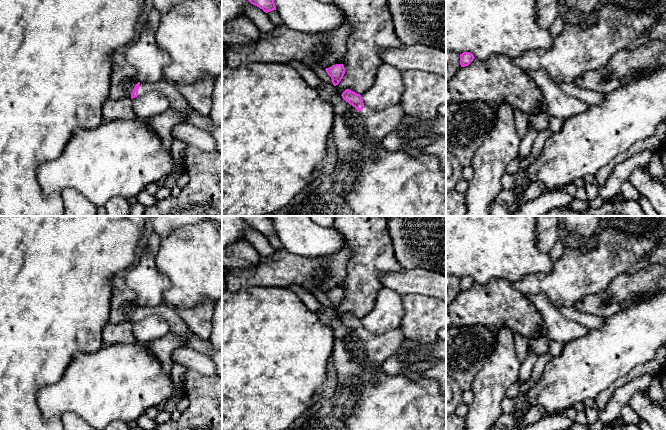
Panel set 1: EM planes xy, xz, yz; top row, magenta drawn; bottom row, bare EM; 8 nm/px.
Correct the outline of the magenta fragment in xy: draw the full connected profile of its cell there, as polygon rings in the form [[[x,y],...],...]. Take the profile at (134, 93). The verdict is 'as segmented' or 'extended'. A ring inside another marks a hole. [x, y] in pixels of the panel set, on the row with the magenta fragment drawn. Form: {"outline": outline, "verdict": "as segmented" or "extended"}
{"outline": [[[162,79],[155,84],[138,82],[131,93],[131,98],[133,99],[151,90],[162,92],[169,99],[170,106],[173,109],[184,112],[185,119],[183,122],[199,127],[210,133],[216,141],[217,150],[222,154],[222,126],[215,126],[209,115],[197,113],[175,85],[169,83],[165,79]]], "verdict": "extended"}

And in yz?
{"outline": [[[464,52],[460,54],[460,65],[461,67],[468,66],[473,60],[474,60],[474,55],[470,52]]], "verdict": "as segmented"}

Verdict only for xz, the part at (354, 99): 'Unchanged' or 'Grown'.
Grown

